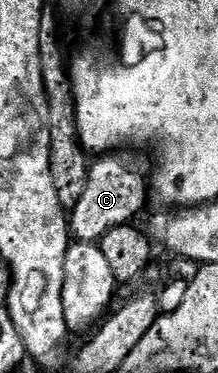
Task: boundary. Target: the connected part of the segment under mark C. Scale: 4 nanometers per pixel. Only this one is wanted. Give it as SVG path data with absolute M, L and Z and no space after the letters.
M102 154L90 165L88 182L80 202L69 209L70 234L75 241L92 244L104 238L108 230L137 221L148 196L148 176L142 173L142 164L134 156Z

